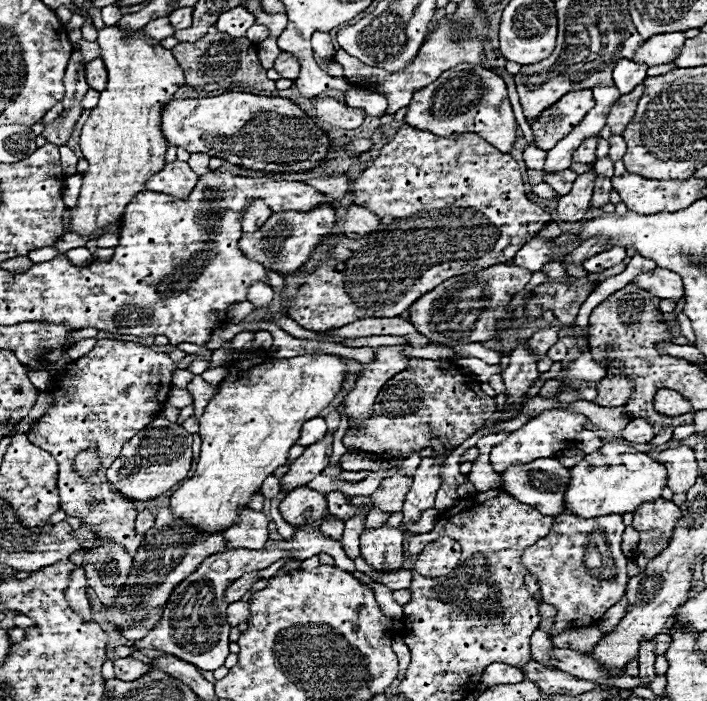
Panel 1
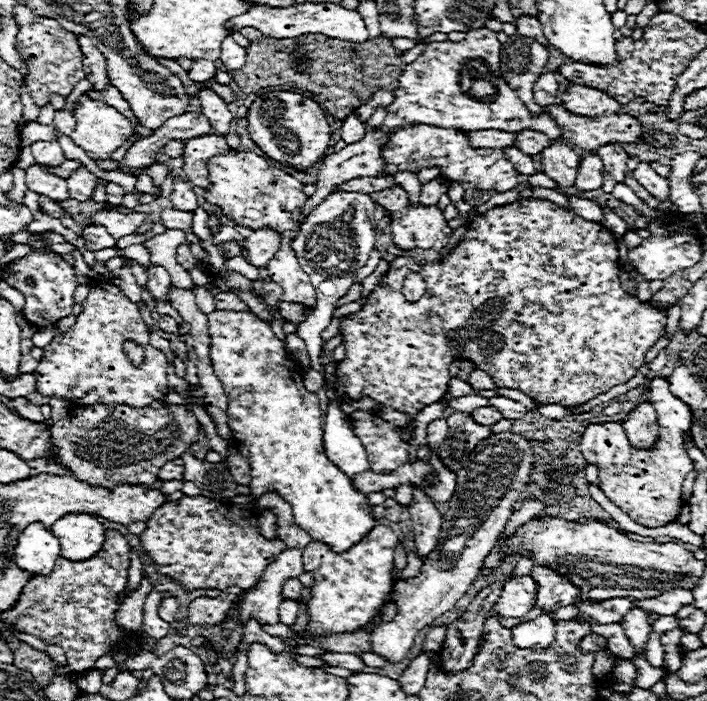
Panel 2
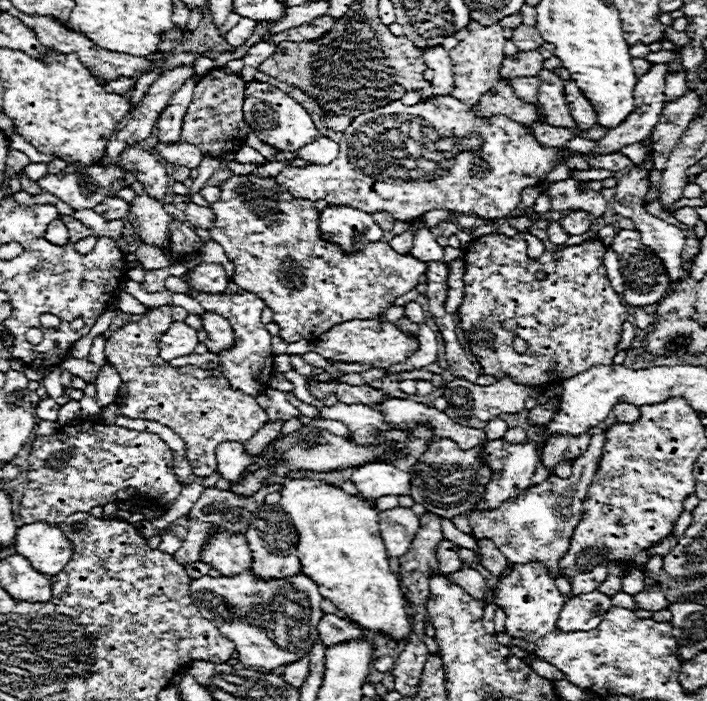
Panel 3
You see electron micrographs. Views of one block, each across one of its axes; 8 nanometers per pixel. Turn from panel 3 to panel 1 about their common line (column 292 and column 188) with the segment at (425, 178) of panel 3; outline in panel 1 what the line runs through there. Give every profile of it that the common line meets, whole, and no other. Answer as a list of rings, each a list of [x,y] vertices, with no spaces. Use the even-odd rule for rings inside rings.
[[[176,160],[176,162],[166,164],[162,172],[150,176],[146,180],[146,190],[164,192],[164,194],[170,194],[170,196],[184,200],[190,196],[190,192],[198,180],[200,180],[200,176],[194,174],[186,162]]]

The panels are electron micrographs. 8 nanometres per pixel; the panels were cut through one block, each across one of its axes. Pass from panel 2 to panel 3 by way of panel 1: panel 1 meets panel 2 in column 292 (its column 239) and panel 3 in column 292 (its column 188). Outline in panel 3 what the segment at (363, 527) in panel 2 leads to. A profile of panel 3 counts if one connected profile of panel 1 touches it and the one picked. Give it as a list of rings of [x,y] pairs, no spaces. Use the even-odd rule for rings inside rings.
[[[288,478],[280,490],[280,506],[298,530],[302,572],[316,580],[320,594],[334,602],[366,630],[386,632],[398,642],[408,640],[410,622],[404,610],[400,580],[390,572],[378,532],[378,508],[372,500],[346,494],[342,488],[314,478]]]

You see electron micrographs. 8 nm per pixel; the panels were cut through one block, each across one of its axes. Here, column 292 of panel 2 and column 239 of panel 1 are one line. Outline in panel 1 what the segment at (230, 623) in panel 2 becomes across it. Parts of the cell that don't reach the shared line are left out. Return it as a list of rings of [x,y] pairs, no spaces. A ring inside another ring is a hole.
[[[318,526],[296,528],[292,540],[278,540],[278,542],[268,544],[262,550],[238,548],[238,550],[226,550],[226,552],[208,556],[196,568],[196,572],[192,572],[188,578],[184,578],[172,590],[172,594],[170,594],[170,598],[164,606],[160,622],[156,624],[156,628],[152,628],[148,632],[146,638],[136,642],[136,648],[154,648],[154,650],[160,650],[160,652],[166,652],[166,654],[172,654],[172,656],[180,656],[182,660],[188,660],[190,664],[194,664],[200,670],[214,672],[216,668],[224,666],[224,660],[230,654],[230,650],[228,650],[230,626],[226,622],[228,604],[224,600],[226,586],[232,580],[240,578],[242,574],[268,568],[270,564],[274,564],[282,558],[306,560],[306,558],[312,558],[312,556],[322,554],[322,552],[332,556],[335,566],[340,569],[350,573],[356,571],[353,560],[345,554],[340,542],[324,538],[324,534]]]

